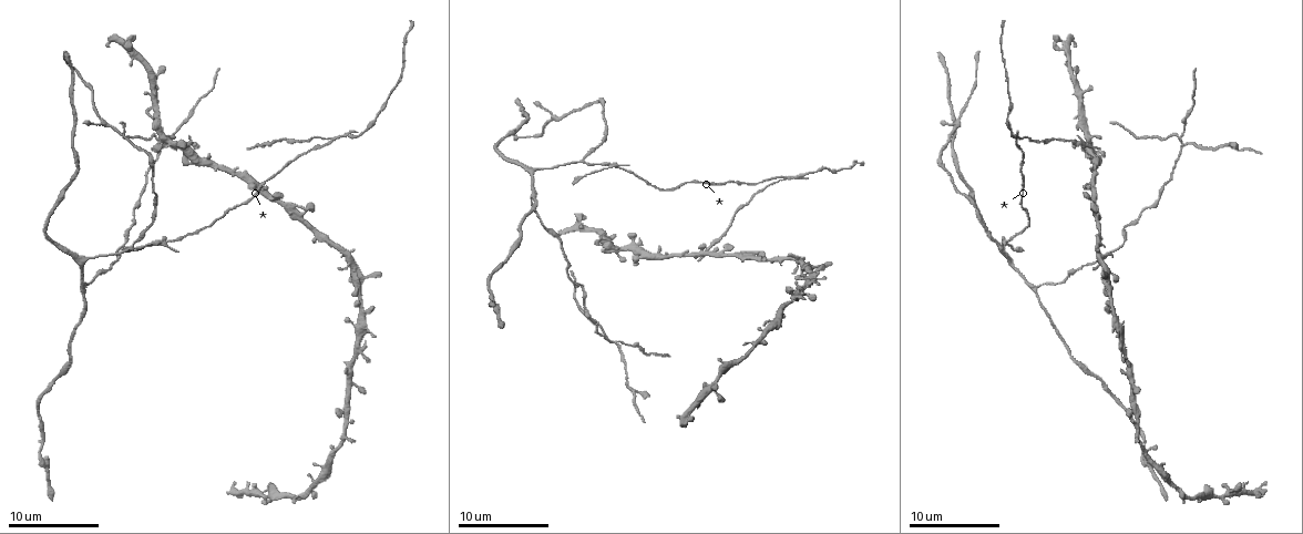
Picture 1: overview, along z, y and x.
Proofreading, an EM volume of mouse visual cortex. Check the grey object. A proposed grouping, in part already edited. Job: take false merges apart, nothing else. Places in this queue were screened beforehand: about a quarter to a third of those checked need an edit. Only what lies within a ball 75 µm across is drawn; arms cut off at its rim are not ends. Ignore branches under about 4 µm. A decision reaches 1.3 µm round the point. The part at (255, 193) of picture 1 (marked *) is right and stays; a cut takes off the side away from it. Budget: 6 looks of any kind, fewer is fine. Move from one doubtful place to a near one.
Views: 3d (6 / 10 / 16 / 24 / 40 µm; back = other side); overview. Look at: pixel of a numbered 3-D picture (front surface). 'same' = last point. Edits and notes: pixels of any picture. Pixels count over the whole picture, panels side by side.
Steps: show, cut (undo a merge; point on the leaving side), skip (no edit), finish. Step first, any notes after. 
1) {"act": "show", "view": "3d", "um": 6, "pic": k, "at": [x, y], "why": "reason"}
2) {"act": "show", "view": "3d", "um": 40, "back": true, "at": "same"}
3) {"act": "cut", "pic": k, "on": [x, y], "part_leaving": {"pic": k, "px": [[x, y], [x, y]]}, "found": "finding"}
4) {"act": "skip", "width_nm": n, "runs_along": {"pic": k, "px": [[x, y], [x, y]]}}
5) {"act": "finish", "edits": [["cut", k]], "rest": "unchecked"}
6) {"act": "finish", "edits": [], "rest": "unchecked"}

{"act": "show", "view": "3d", "um": 10, "pic": 1, "at": [617, 342], "why": "four or more arms meet"}

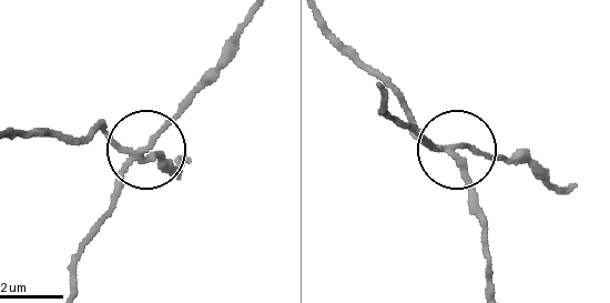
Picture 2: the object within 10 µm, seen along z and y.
{"act": "show", "view": "3d", "um": 10, "back": true, "pic": 2, "at": [457, 147]}

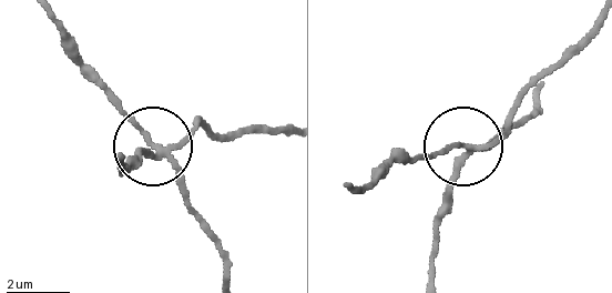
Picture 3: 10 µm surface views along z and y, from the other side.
{"act": "cut", "pic": 3, "on": [141, 155], "width_nm": 180, "found": "two neurons meet here"}

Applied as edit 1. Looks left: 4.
{"act": "show", "view": "3d", "um": 16, "pic": 1, "at": [1124, 243], "why": "thick turns thin"}

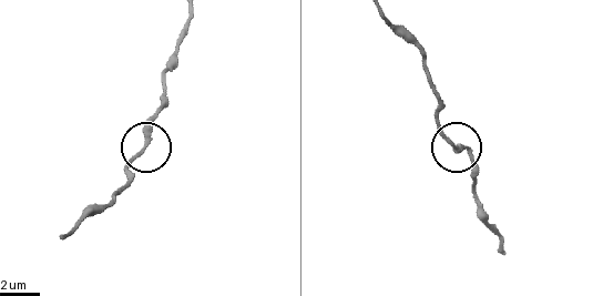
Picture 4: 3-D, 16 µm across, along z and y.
{"act": "skip", "runs_along": {"pic": 4, "px": [[381, 12], [420, 51], [437, 101], [438, 126], [471, 159]]}, "found": "all the same neuron"}

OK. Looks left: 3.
{"act": "show", "view": "3d", "um": 10, "pic": 1, "at": [1012, 264]}

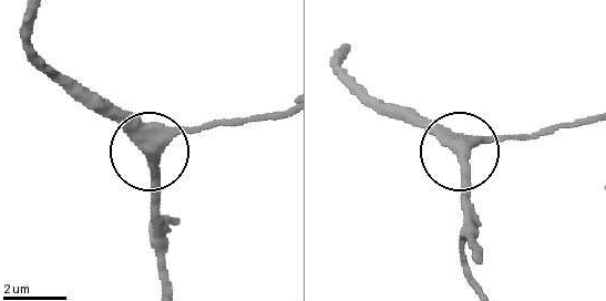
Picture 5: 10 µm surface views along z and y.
{"act": "skip", "runs_along": {"pic": 5, "px": [[594, 118], [483, 135], [451, 148], [414, 114]]}, "found": "all the same neuron"}

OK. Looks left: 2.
{"act": "finish", "edits": [["cut", 3]], "rest": "unchecked"}

